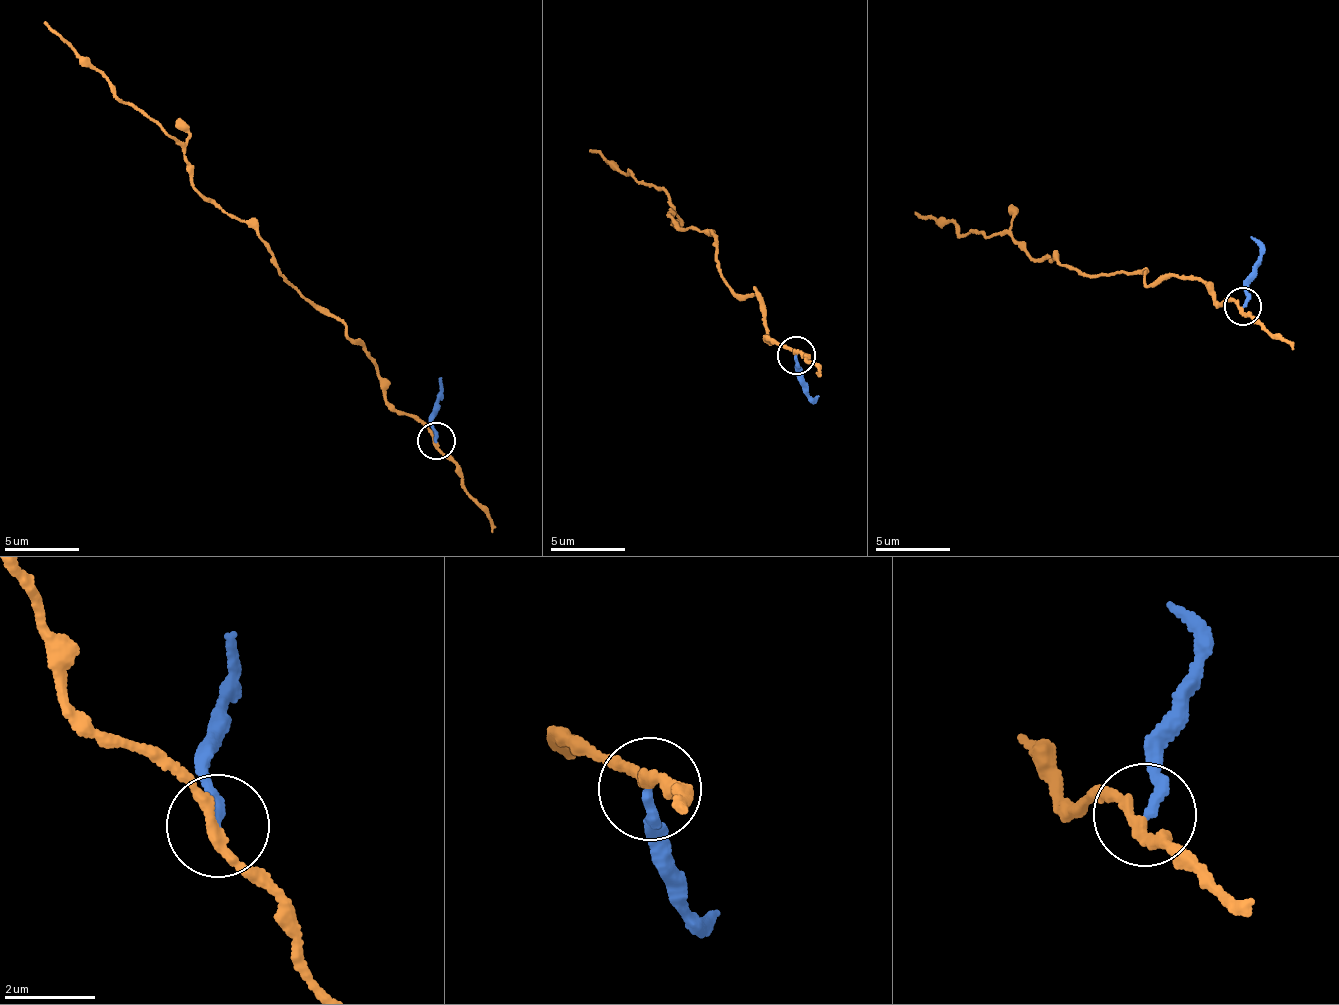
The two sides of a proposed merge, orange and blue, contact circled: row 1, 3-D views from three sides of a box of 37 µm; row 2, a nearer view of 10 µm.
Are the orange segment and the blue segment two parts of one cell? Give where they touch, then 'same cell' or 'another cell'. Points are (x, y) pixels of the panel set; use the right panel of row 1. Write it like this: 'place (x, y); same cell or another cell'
place (1243, 306); another cell

